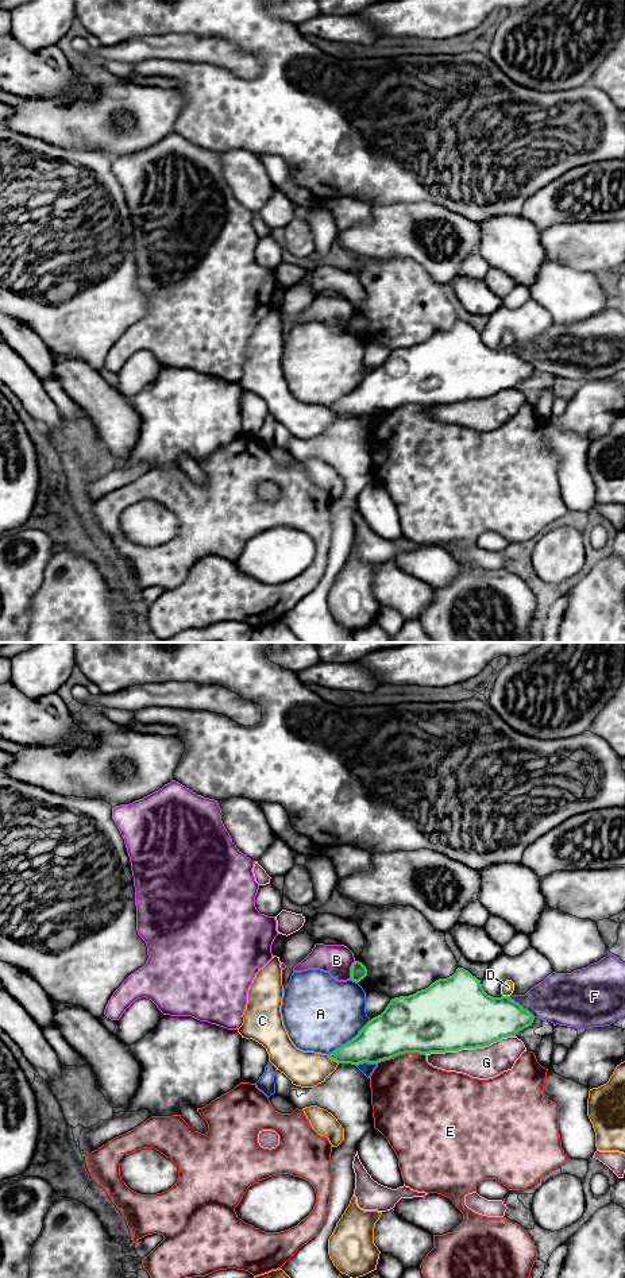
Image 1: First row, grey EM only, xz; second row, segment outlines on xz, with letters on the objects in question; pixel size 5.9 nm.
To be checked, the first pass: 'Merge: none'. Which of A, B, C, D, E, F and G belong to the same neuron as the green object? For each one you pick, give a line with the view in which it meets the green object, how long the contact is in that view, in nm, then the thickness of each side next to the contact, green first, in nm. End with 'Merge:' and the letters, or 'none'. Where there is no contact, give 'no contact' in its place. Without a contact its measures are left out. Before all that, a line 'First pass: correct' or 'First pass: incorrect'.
First pass: correct
Merge: none

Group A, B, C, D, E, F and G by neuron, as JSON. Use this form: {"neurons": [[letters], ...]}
{"neurons": [["A"], ["B", "E"], ["C"], ["D"], ["F"], ["G"]]}

